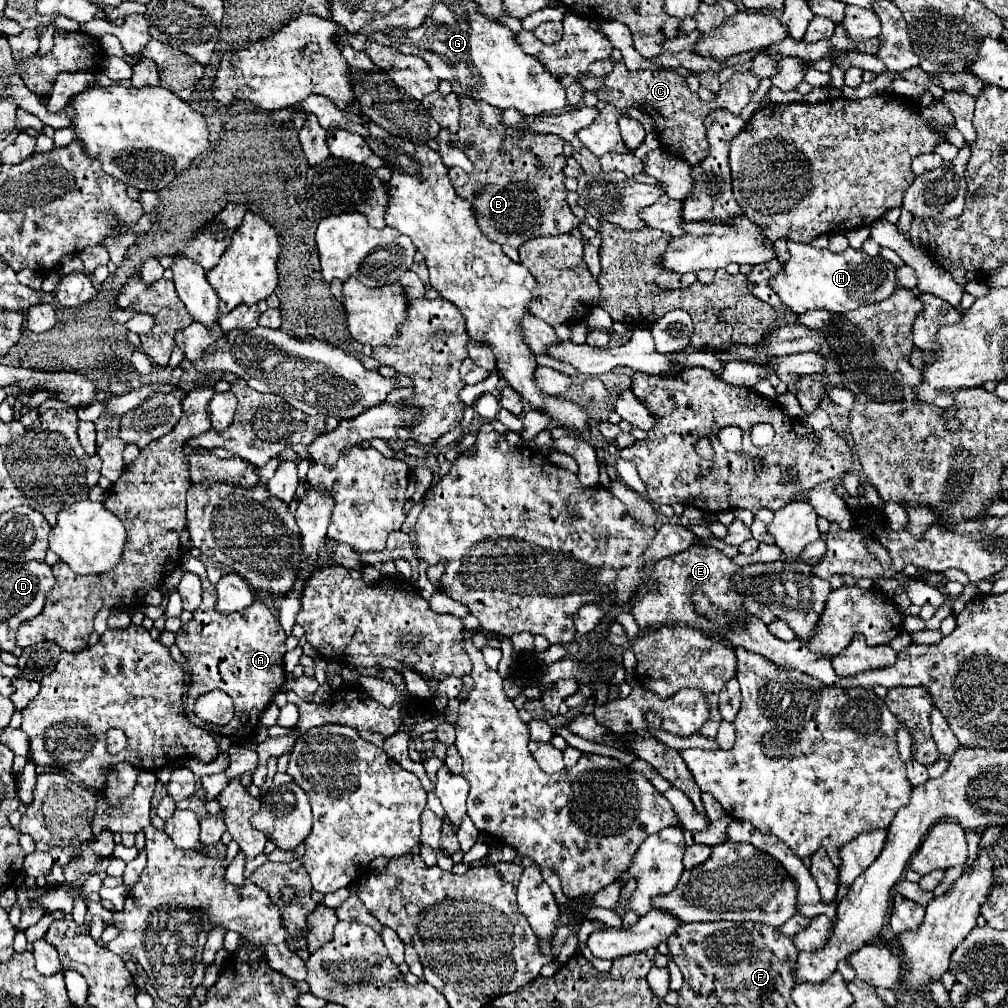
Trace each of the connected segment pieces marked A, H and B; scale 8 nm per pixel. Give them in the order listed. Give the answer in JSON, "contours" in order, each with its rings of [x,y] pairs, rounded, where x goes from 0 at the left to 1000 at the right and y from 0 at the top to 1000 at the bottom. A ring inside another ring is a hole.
{"contours":[[[[185,550],[181,560],[187,567],[194,567],[200,575],[200,599],[192,605],[188,617],[181,619],[177,625],[175,639],[185,649],[188,659],[188,687],[187,687],[187,704],[190,706],[192,694],[198,688],[204,688],[212,683],[218,683],[228,688],[234,700],[230,720],[214,720],[216,730],[224,730],[230,738],[240,740],[242,736],[252,736],[254,724],[258,720],[258,708],[268,700],[276,685],[282,681],[282,647],[284,647],[284,629],[278,623],[276,613],[268,607],[264,599],[252,595],[246,603],[230,609],[220,609],[214,605],[214,585],[204,571],[204,563],[198,556]]],[[[782,240],[784,258],[778,262],[778,272],[764,278],[768,290],[776,296],[776,300],[792,312],[800,308],[817,306],[825,312],[837,312],[841,308],[849,308],[853,304],[861,304],[867,300],[875,300],[885,294],[891,284],[889,264],[871,254],[861,254],[857,248],[839,246],[829,252],[821,246],[813,248],[804,242]]],[[[456,95],[456,111],[452,147],[470,161],[472,169],[462,173],[456,167],[444,167],[444,175],[452,190],[468,200],[474,222],[486,238],[514,246],[532,234],[565,232],[569,226],[575,226],[577,220],[562,200],[562,155],[558,151],[558,137],[498,127],[492,117],[496,109],[466,95]],[[482,119],[486,119],[486,123],[482,123]]]]}

